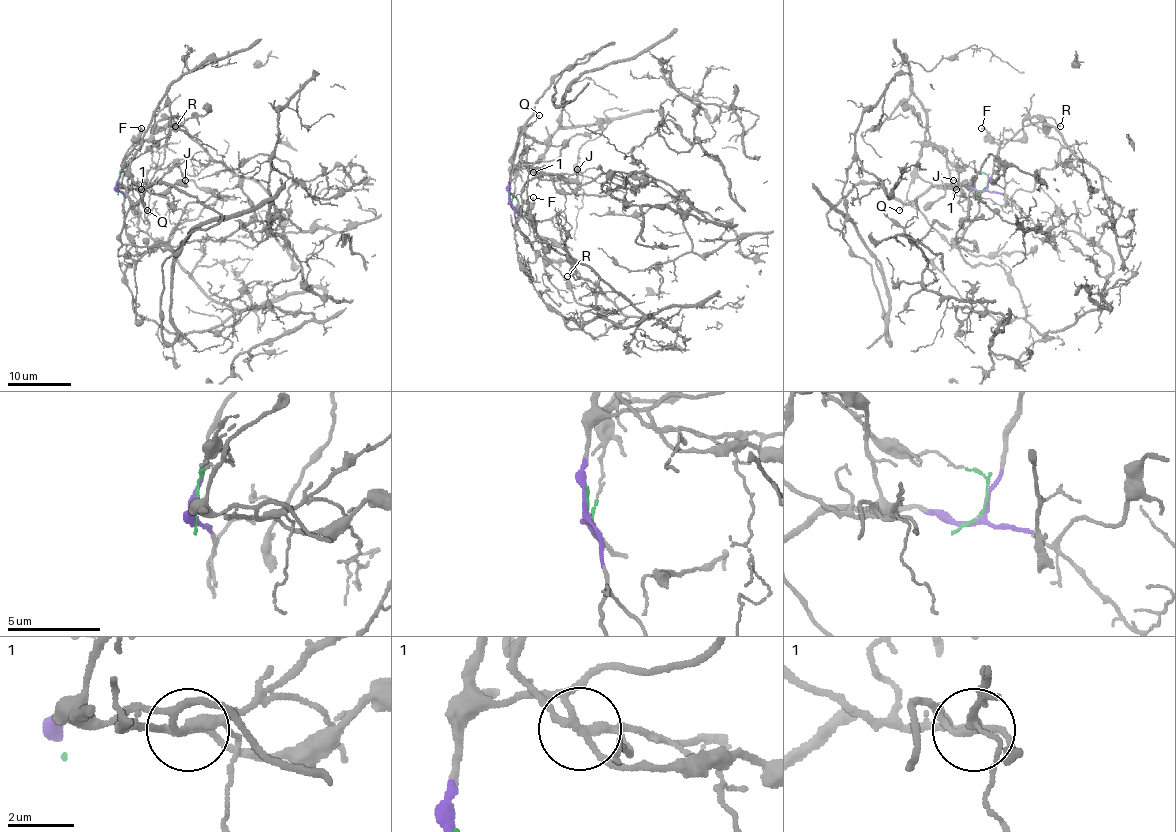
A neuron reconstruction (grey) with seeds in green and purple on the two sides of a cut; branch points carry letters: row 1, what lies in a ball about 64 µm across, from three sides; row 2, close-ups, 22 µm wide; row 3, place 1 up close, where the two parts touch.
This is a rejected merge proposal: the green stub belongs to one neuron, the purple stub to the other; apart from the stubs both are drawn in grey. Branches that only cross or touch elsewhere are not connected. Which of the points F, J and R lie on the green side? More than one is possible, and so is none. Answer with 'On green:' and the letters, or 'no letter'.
On green: no letter

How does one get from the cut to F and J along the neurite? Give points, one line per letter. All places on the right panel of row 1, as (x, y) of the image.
F: (985, 189), (998, 145), (981, 127)
J: (985, 189), (973, 190), (951, 186), (963, 194), (963, 182), (954, 179)

